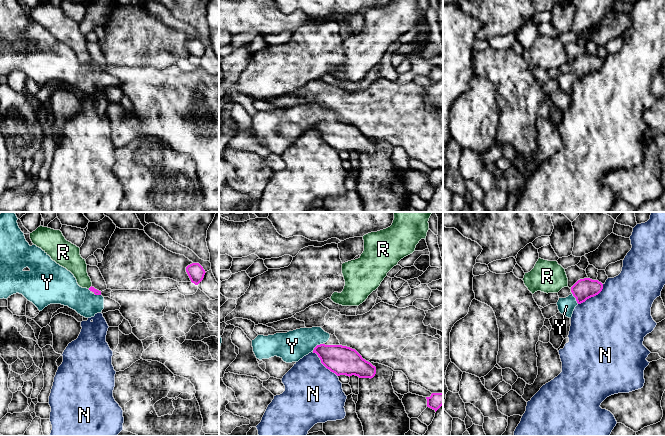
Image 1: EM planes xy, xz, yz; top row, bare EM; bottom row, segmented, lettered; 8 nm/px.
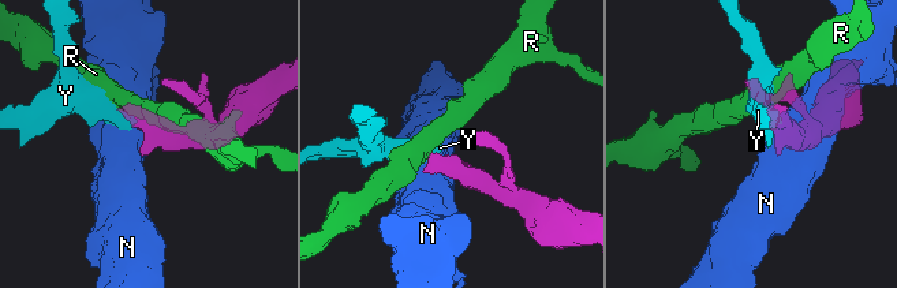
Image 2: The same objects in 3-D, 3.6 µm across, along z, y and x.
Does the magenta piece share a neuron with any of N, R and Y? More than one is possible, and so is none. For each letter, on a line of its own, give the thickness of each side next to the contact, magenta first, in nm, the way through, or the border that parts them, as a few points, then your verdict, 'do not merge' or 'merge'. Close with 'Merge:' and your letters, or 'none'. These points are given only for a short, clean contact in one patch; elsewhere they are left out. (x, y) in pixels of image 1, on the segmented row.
N: calibres 170 and 480 nm; do not merge
R: calibres 50 and 160 nm; border xy (91, 285), (88, 288); do not merge
Y: calibres 240 and 240 nm; way xz (342, 360), (329, 355), (316, 346), (292, 346); merge
Merge: Y

